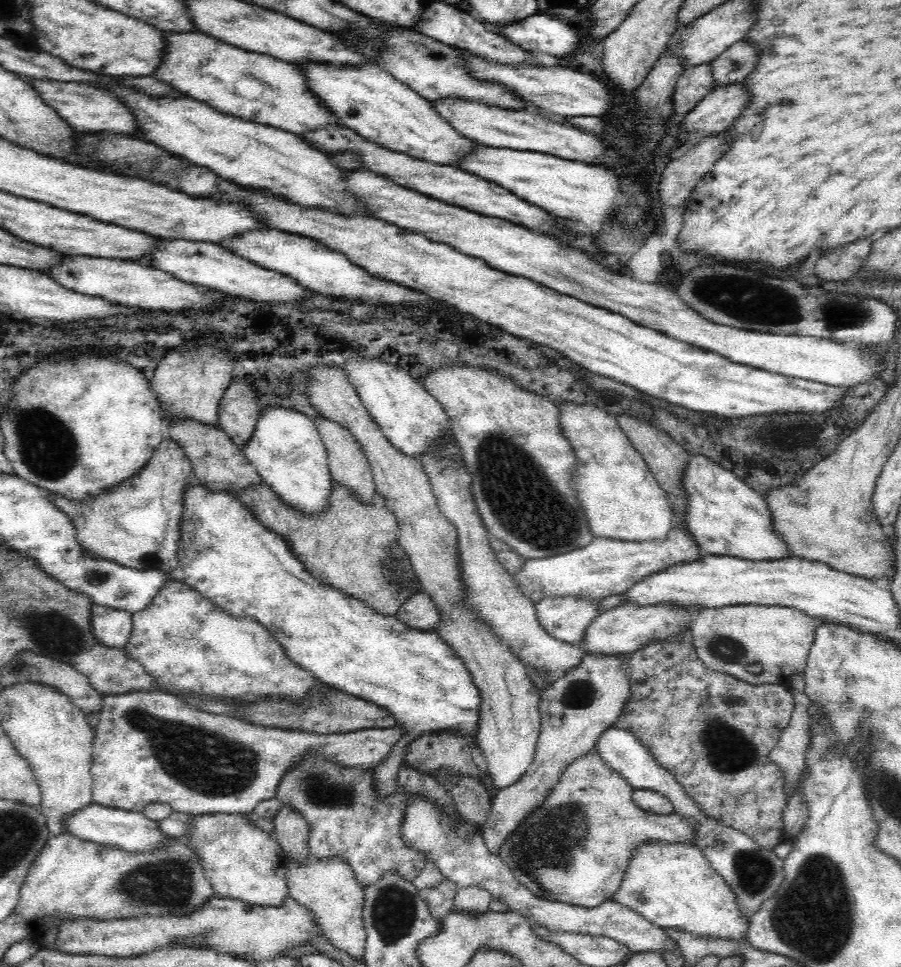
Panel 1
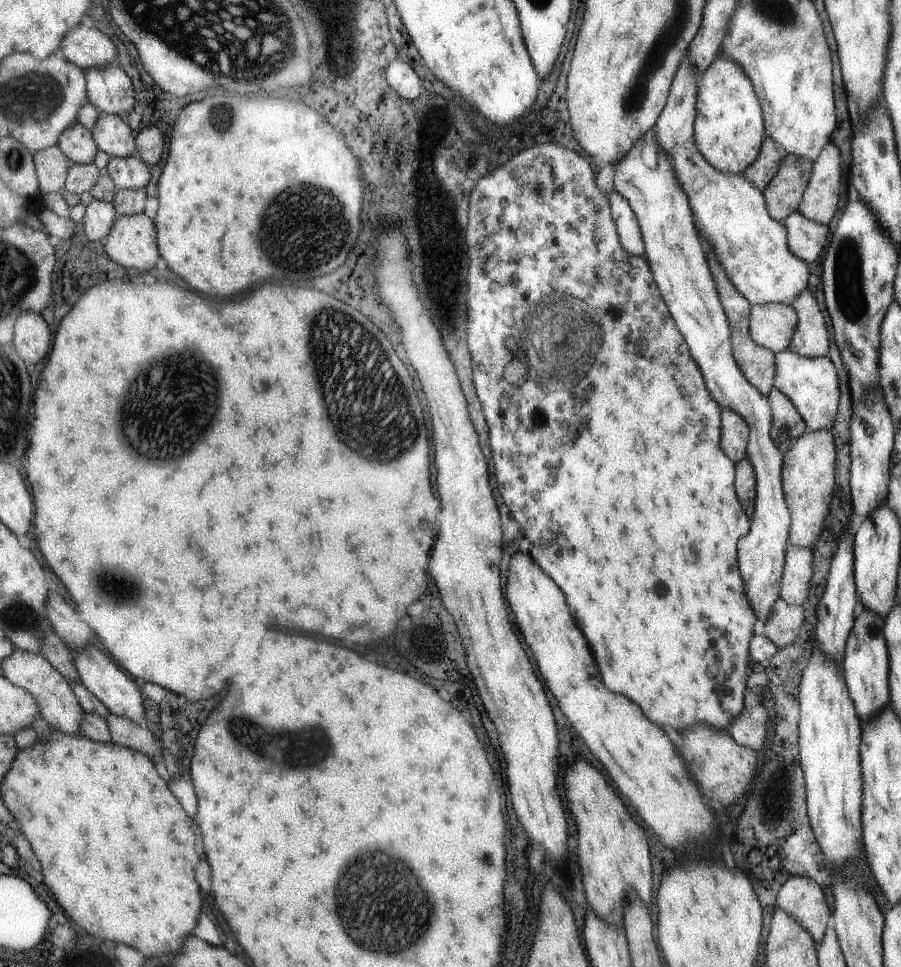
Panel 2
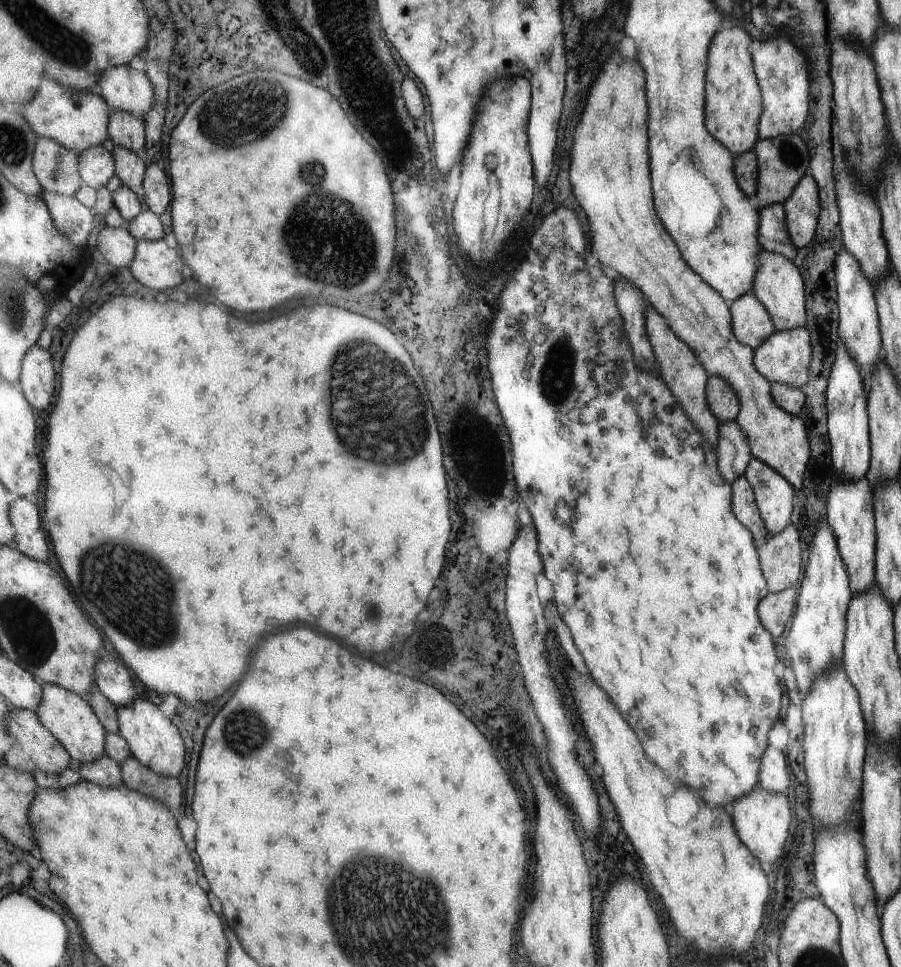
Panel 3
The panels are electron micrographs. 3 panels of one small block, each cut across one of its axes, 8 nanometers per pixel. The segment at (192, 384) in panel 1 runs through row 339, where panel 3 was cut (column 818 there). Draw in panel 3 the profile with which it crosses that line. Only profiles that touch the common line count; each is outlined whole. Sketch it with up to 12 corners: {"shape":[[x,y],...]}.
{"shape":[[808,173],[786,202],[787,228],[799,249],[816,234],[820,199]]}

